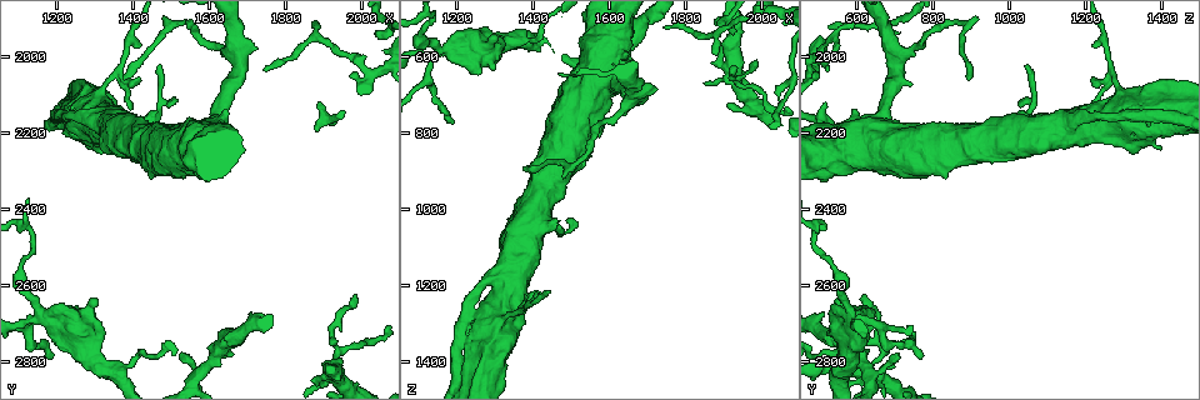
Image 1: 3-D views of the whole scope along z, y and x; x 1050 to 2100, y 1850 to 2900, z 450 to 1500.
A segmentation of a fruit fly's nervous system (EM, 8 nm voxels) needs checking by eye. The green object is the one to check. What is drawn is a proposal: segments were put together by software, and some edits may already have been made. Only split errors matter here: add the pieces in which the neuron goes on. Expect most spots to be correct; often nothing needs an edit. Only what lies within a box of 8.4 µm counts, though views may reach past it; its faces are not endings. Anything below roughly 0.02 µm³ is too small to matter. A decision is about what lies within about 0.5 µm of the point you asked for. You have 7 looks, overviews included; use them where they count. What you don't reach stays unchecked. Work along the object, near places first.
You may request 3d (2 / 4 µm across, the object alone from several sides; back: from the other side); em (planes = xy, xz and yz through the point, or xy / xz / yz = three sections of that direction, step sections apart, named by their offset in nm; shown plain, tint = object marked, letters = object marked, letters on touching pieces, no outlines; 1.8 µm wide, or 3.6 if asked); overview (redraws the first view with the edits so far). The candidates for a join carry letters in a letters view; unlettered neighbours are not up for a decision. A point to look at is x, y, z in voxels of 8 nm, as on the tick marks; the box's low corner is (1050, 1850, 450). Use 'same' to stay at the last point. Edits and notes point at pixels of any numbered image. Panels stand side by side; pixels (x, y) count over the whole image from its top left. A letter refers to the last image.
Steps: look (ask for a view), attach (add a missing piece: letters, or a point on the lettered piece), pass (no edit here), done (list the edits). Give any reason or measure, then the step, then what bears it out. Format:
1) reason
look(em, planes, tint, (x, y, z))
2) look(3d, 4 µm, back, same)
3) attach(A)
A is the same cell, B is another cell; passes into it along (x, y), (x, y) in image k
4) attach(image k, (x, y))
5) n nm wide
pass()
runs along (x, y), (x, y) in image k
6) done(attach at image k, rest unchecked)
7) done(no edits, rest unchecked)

thick turns thin
look(3d, 2 µm, back, (1345, 2050, 1280))

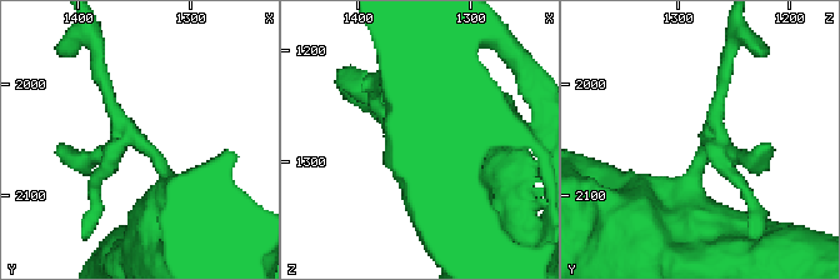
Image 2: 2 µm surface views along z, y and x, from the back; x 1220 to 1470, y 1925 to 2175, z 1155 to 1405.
shape alone is not enough
look(em, planes, tint, (1346, 2052, 1276))

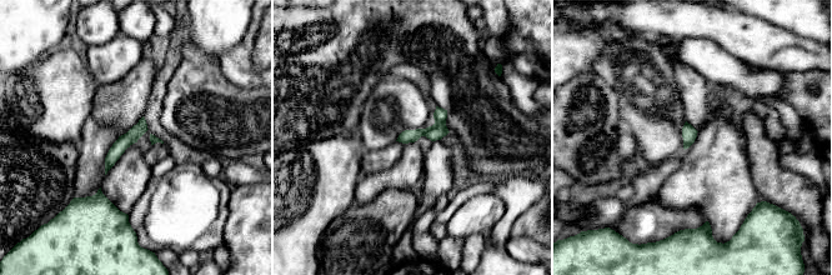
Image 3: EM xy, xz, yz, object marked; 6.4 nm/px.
see the neighbours
look(em, planes, letters, same)

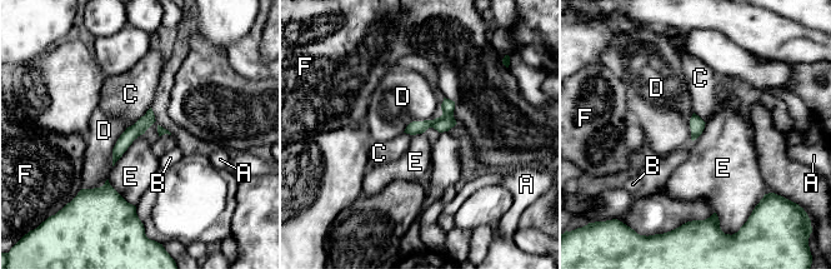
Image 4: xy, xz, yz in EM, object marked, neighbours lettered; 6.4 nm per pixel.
90 nm wide
pass()
A, B, C, D, E and F are other cells; no lettered piece goes on from it

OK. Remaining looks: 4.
sharp bend
look(em, 3.6 µm, yz, step 16, letters, (1590, 2200, 670))

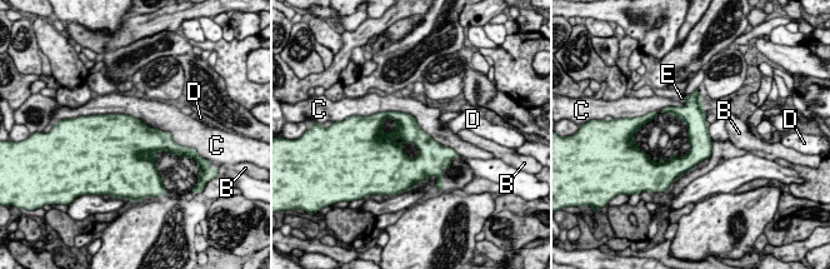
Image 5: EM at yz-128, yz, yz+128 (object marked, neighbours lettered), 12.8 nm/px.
cut it another way
look(em, 3.6 µm, planes, letters, same)

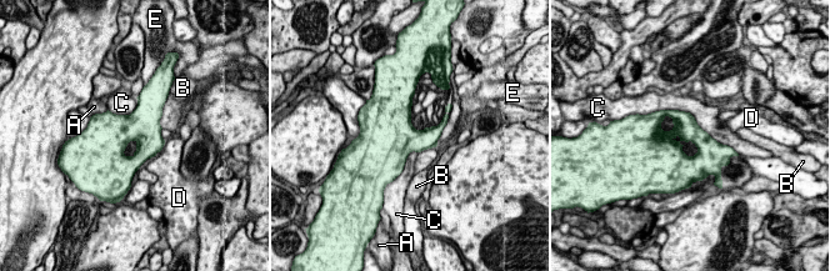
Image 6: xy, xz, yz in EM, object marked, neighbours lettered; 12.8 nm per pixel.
pass()
A, B, C, D and E are other cells; border along (653, 111), (688, 111), (731, 147) in image 6; no lettered piece goes on from it

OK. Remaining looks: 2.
free end
look(3d, 2 µm, back, (1600, 2815, 700))

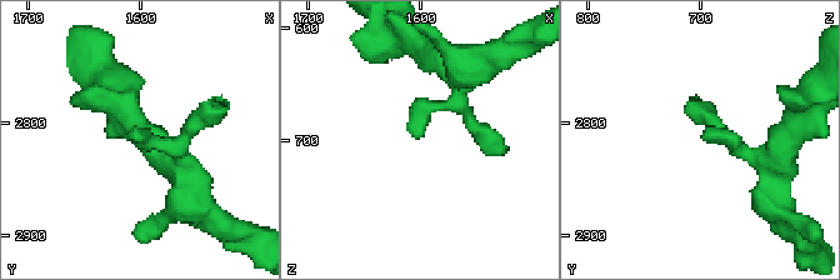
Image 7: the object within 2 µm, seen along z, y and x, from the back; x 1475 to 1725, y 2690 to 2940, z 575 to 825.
look(em, planes, letters, (1604, 2814, 698))

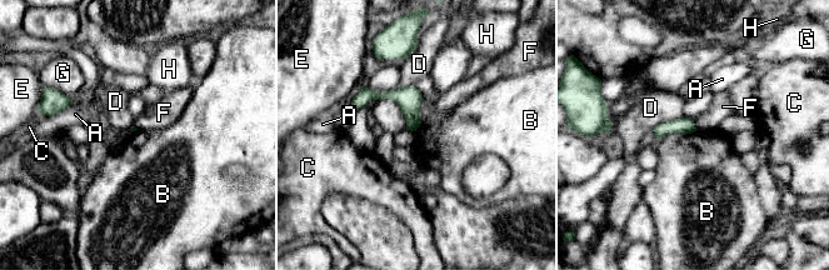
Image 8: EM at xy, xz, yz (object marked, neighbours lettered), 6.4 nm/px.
pass()
A, B, C, D, E, F, G and H are other cells; border along (697, 129), (658, 140) in image 8; no lettered piece goes on from it

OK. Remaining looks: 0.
done(no edits, rest unchecked)

